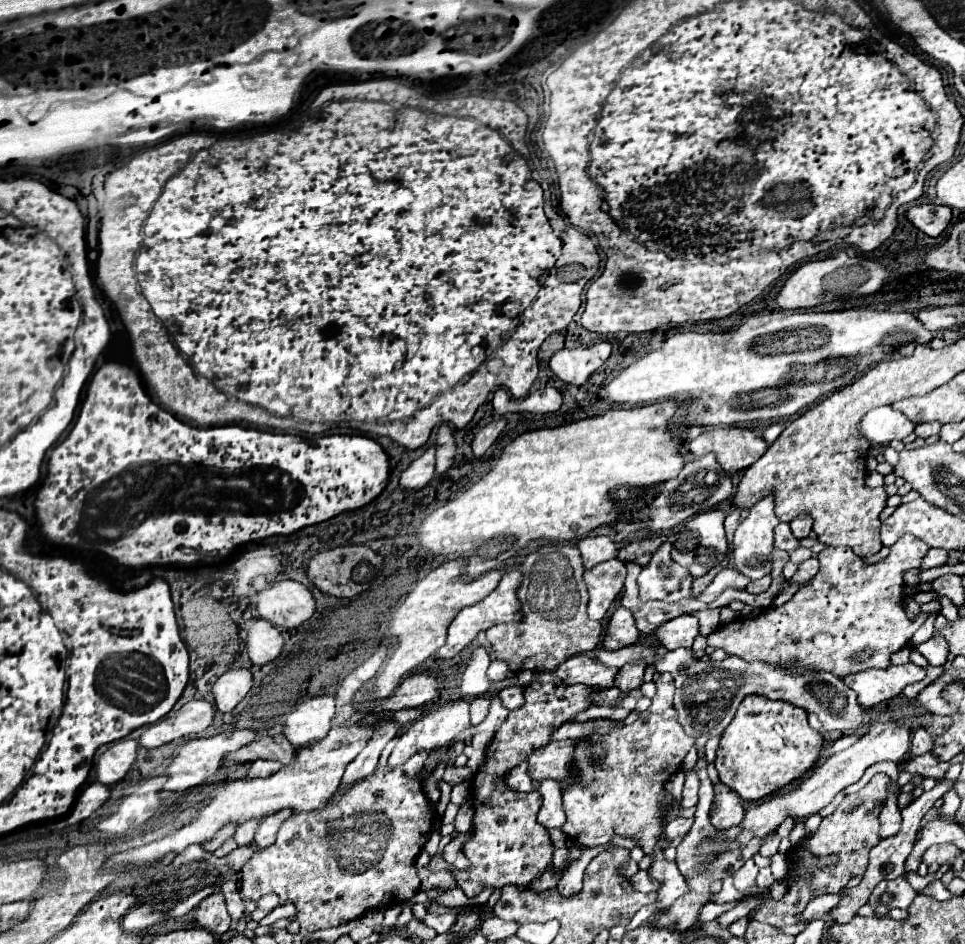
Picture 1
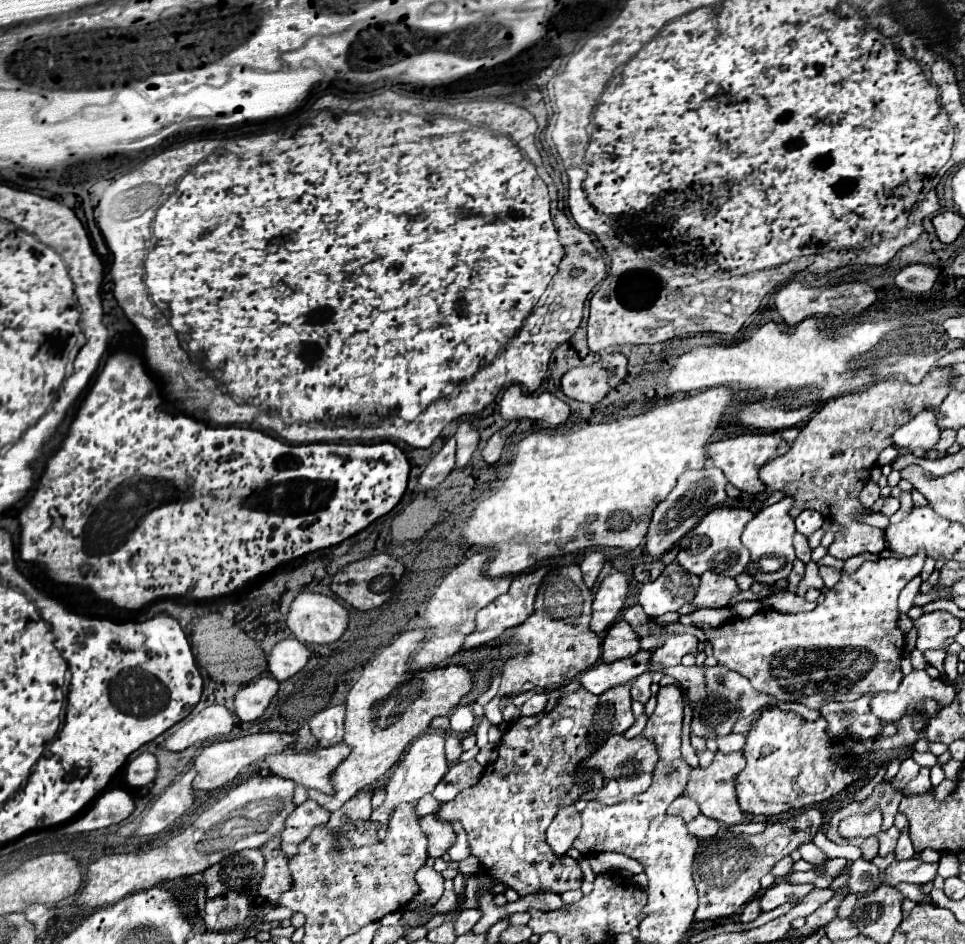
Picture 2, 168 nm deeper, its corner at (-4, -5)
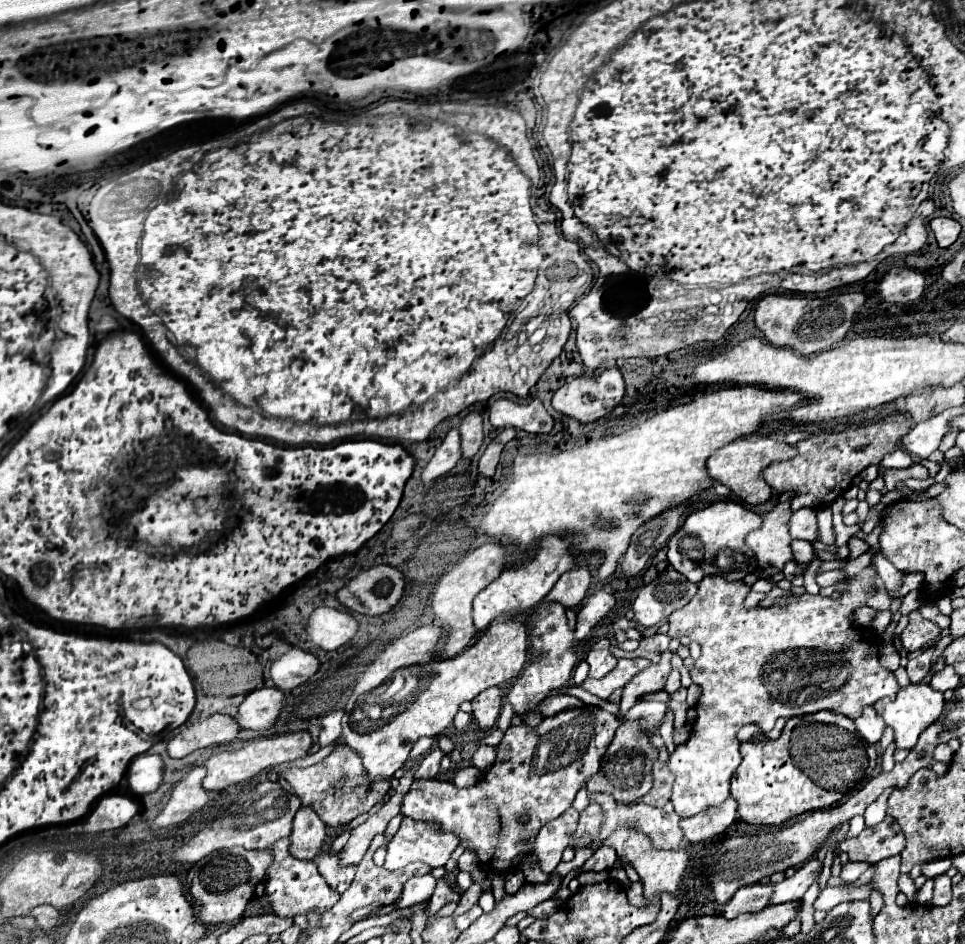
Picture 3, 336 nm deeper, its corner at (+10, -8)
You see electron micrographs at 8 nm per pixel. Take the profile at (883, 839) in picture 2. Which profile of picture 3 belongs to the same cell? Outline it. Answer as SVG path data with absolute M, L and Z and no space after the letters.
M846 863L840 877L842 877L844 881L856 881L870 866L868 863Z

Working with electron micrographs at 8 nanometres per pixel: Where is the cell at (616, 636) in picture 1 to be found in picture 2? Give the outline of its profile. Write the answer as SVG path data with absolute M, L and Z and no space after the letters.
M618 620L610 626L602 642L602 662L614 662L626 656L634 656L640 650L640 638L626 620Z

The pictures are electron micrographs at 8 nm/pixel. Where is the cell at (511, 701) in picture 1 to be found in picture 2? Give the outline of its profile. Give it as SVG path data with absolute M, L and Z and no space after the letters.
M538 692L538 694L530 696L530 698L520 706L520 714L522 714L522 716L534 716L534 714L538 714L538 712L544 710L546 702L548 702L548 694L546 694L546 692Z

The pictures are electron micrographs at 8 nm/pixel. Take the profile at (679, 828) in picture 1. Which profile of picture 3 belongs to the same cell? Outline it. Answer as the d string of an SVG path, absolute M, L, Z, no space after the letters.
M728 797L718 807L708 807L690 819L682 819L680 827L684 831L684 837L690 843L698 843L724 833L724 829L736 819L736 807L738 803L734 797Z

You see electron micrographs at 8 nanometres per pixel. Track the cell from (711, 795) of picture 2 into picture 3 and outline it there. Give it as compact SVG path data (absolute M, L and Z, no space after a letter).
M866 567L862 573L850 577L846 581L850 591L844 593L838 601L822 595L802 593L784 597L784 607L770 605L752 609L746 609L743 603L750 592L750 586L742 581L726 581L722 575L712 575L698 583L698 593L686 607L674 611L668 617L670 639L688 637L698 641L702 647L702 655L694 661L690 671L692 681L702 689L702 695L696 703L698 717L688 741L676 745L674 753L670 755L670 769L676 773L670 801L674 803L674 809L680 817L692 817L710 805L720 805L726 797L730 797L730 779L740 765L740 741L736 739L740 727L754 723L762 731L770 731L778 717L790 719L822 709L856 719L862 715L866 705L874 705L882 697L894 699L898 695L900 685L894 673L880 667L876 647L868 635L862 635L864 643L858 639L860 629L852 619L854 611L866 605L866 601L876 593L876 585L872 583L876 575L878 573L874 567Z

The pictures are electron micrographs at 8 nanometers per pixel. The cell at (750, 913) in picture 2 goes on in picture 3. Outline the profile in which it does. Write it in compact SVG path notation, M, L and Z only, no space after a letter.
M746 885L740 891L736 891L736 895L730 899L730 903L726 903L726 907L722 909L722 915L726 919L734 919L742 913L754 913L754 911L762 911L764 907L770 905L770 895L774 891L774 885Z

